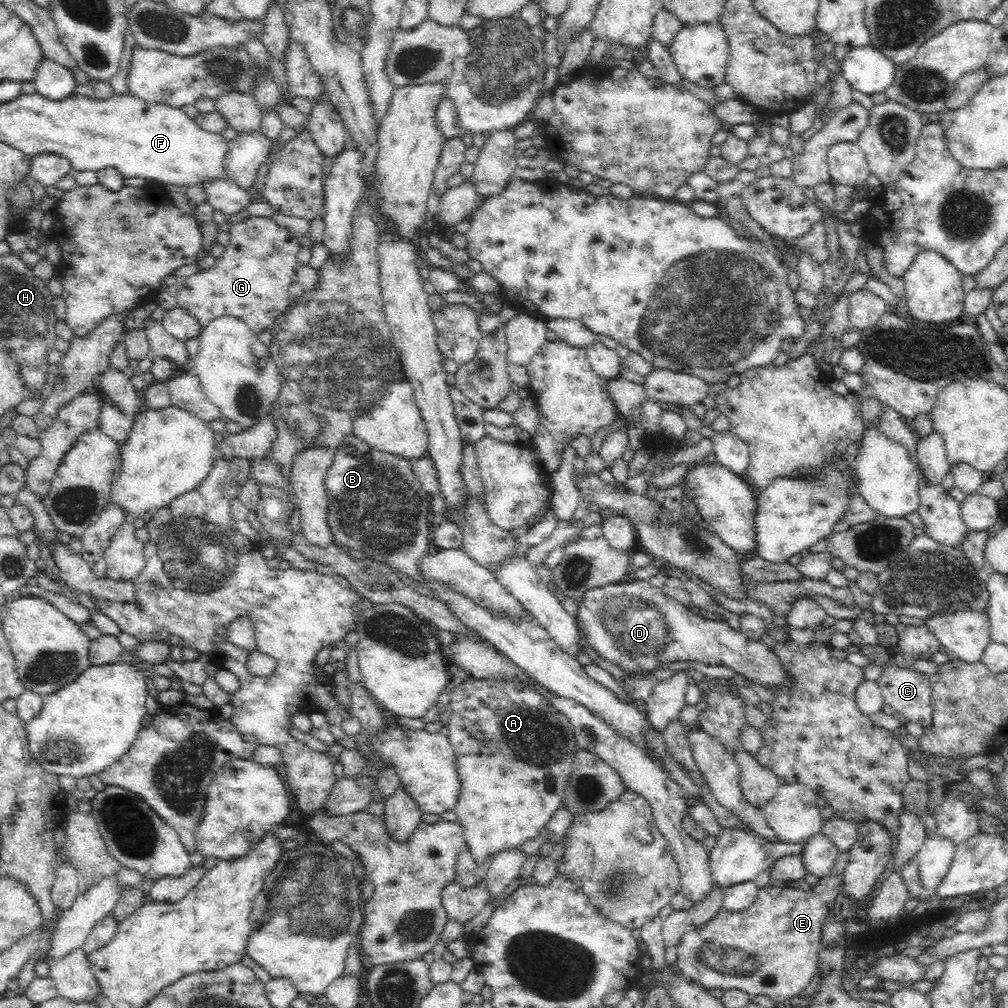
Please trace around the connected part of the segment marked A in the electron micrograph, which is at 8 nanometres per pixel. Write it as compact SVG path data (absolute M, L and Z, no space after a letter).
M471 678L464 680L458 686L450 687L451 701L450 701L450 715L446 720L445 727L447 730L447 739L453 747L458 776L460 777L460 794L456 806L453 811L457 815L457 822L464 829L464 840L466 846L470 849L472 856L481 862L482 860L491 859L498 851L502 849L511 849L520 847L527 840L532 840L539 835L540 830L546 826L548 821L553 817L557 808L562 806L564 800L564 790L566 790L568 778L571 775L573 767L573 758L575 753L579 750L574 736L574 727L570 724L570 719L560 709L557 709L548 701L544 699L542 693L536 691L536 688L528 687L526 683L520 681L503 681L490 678Z

